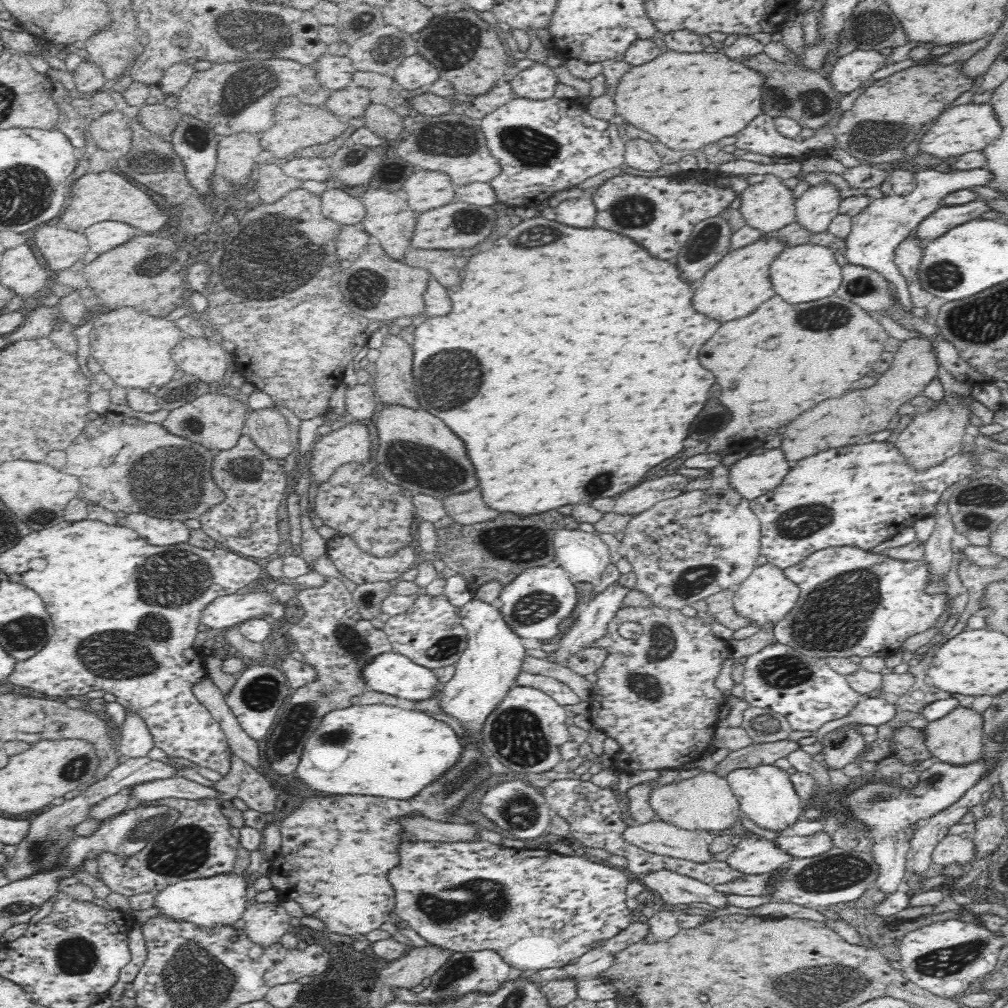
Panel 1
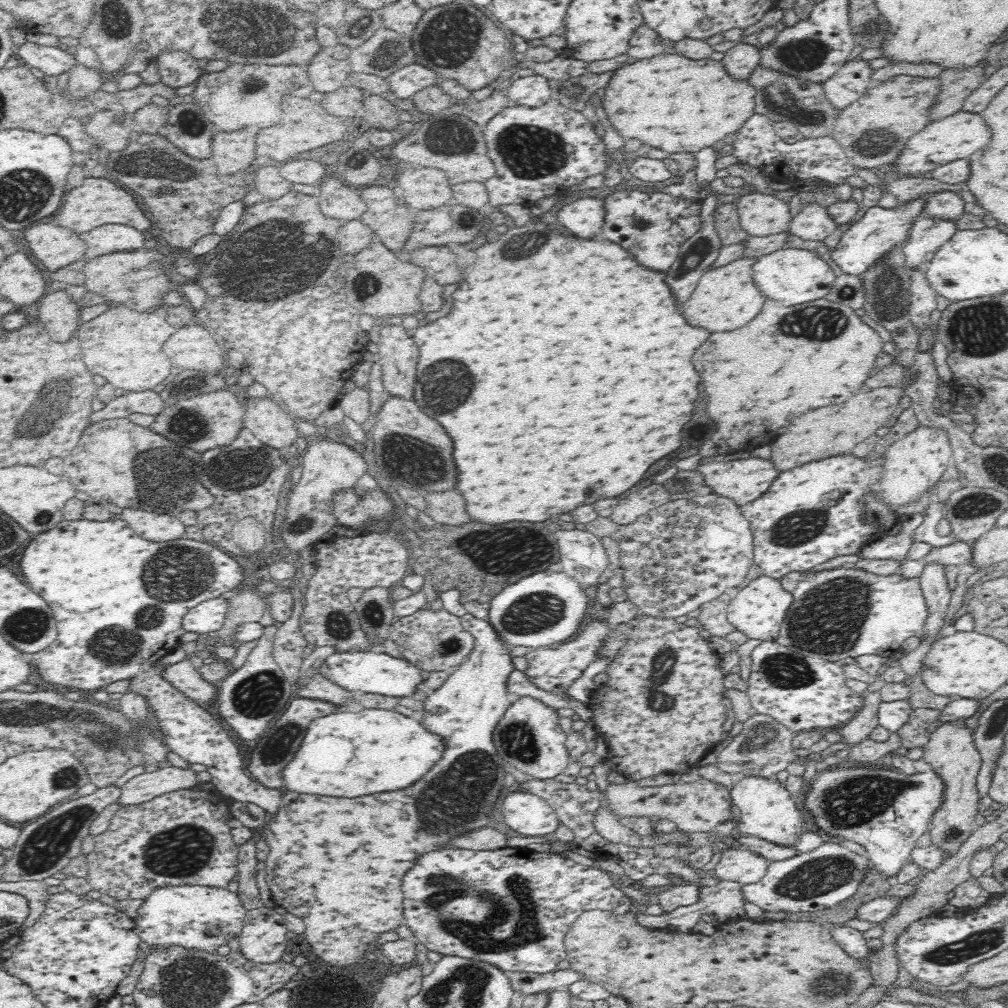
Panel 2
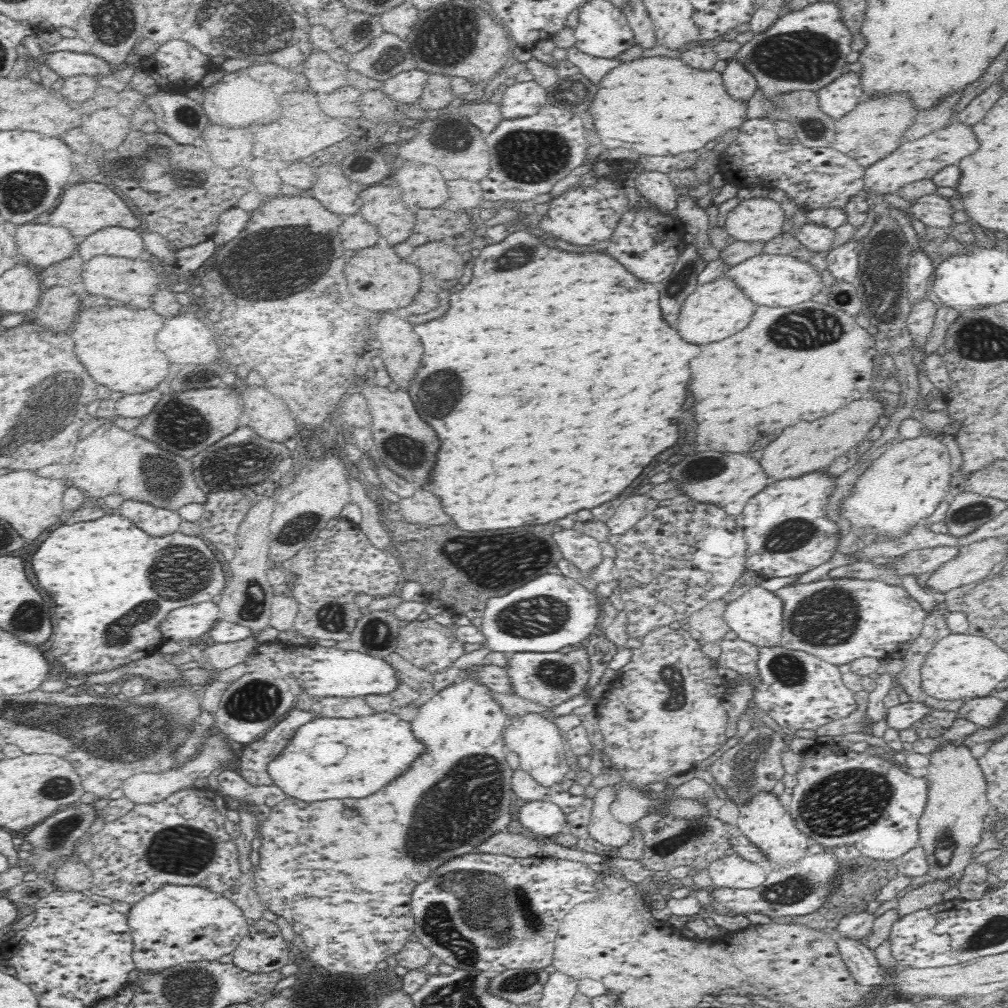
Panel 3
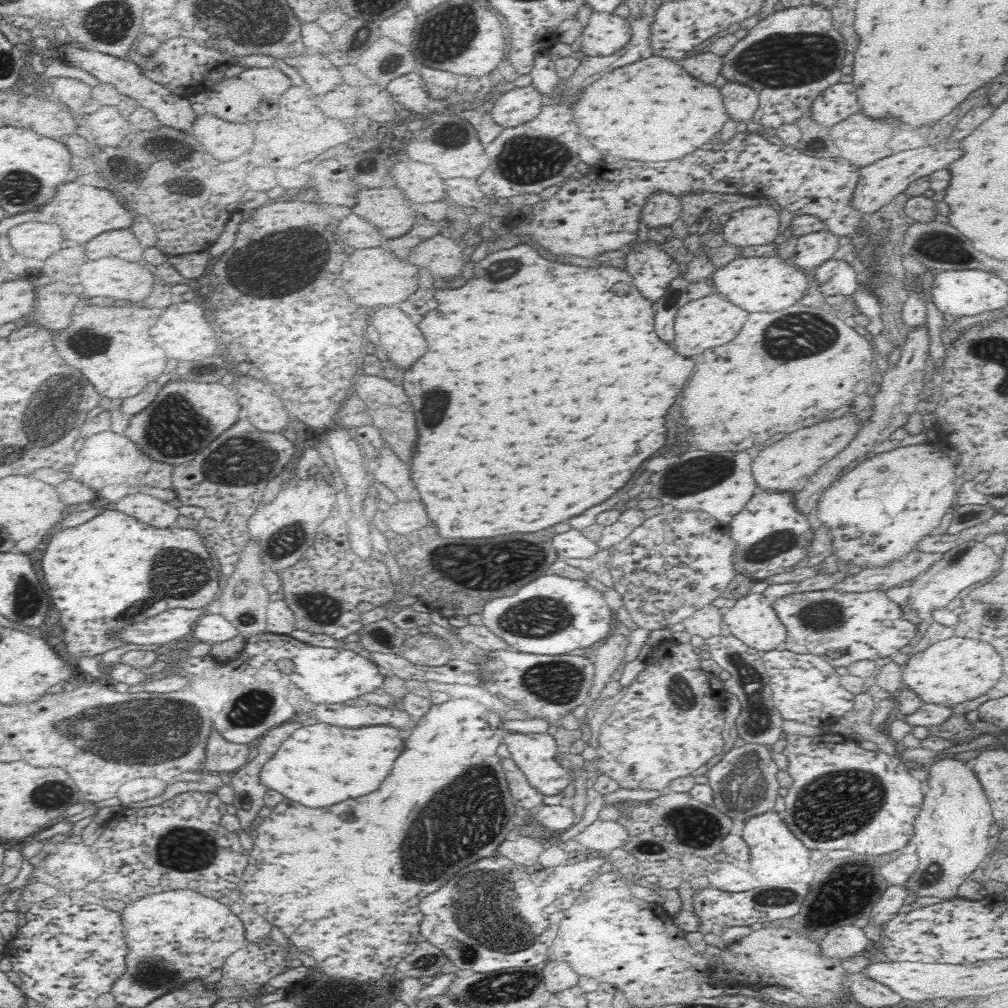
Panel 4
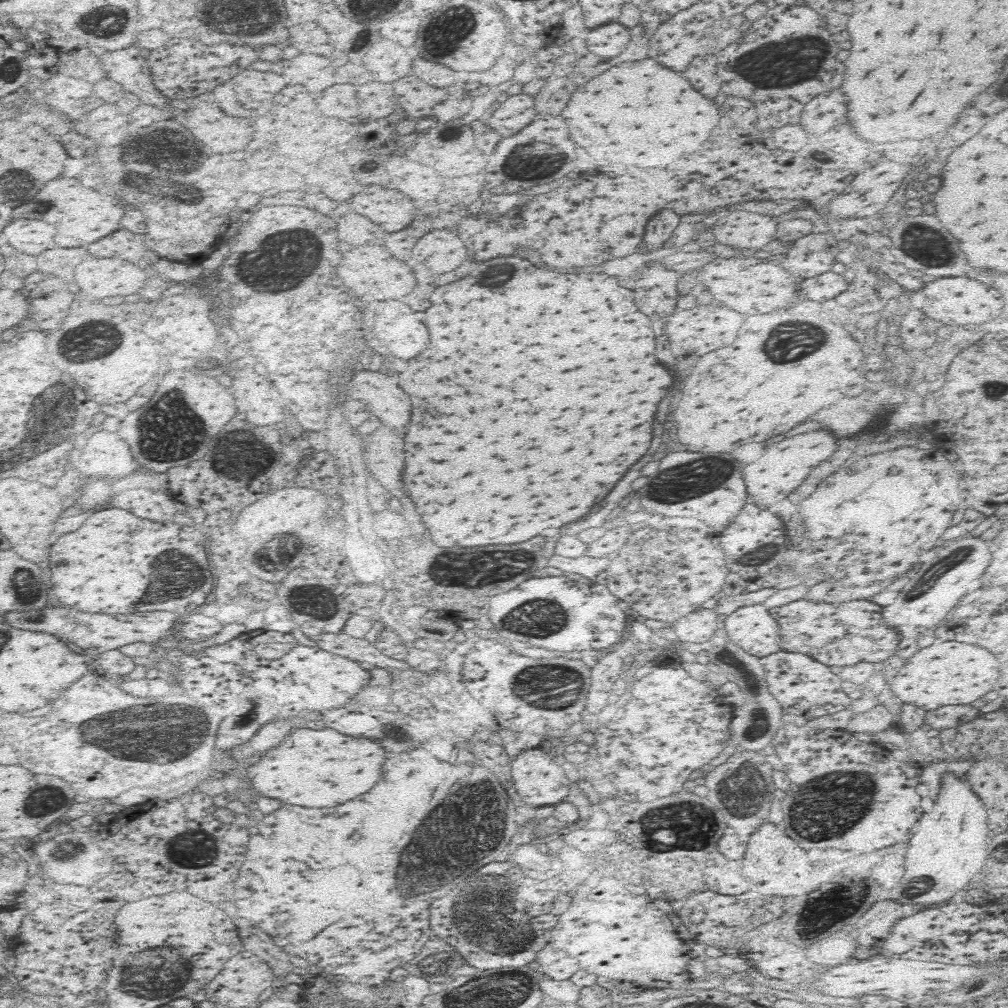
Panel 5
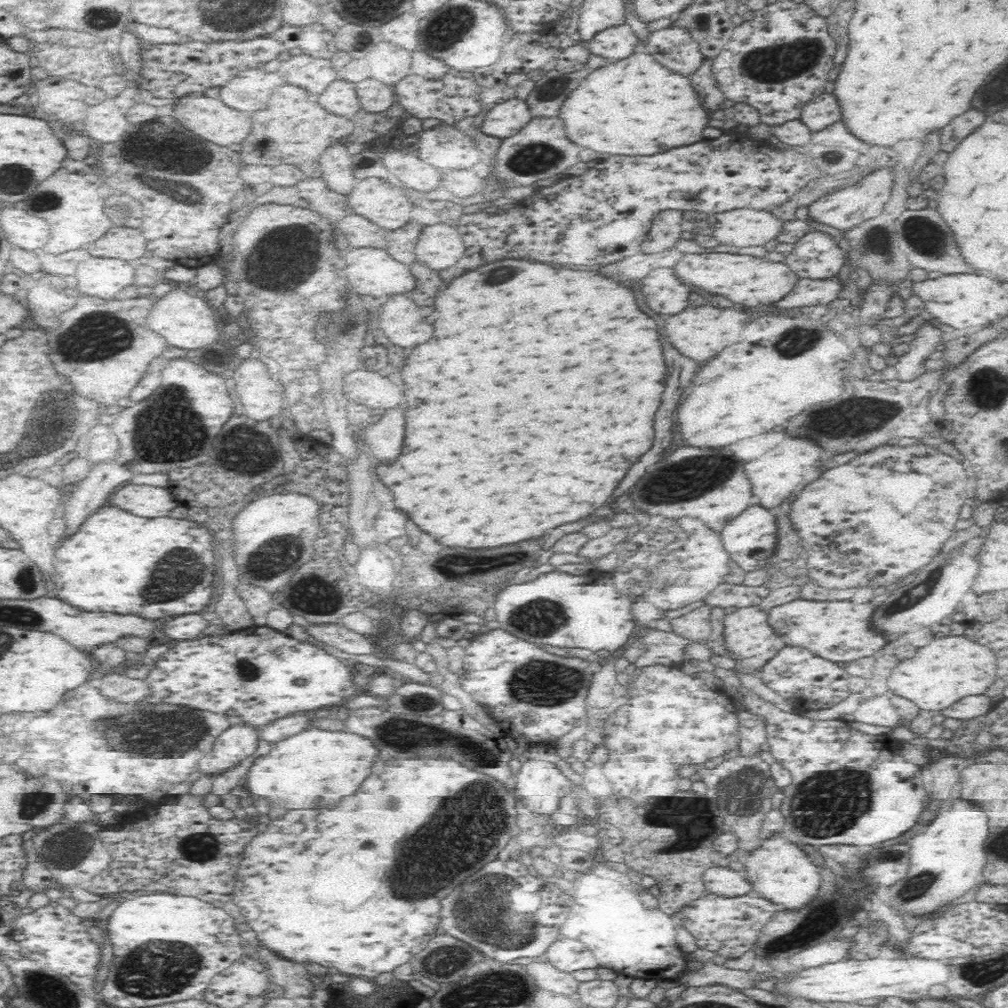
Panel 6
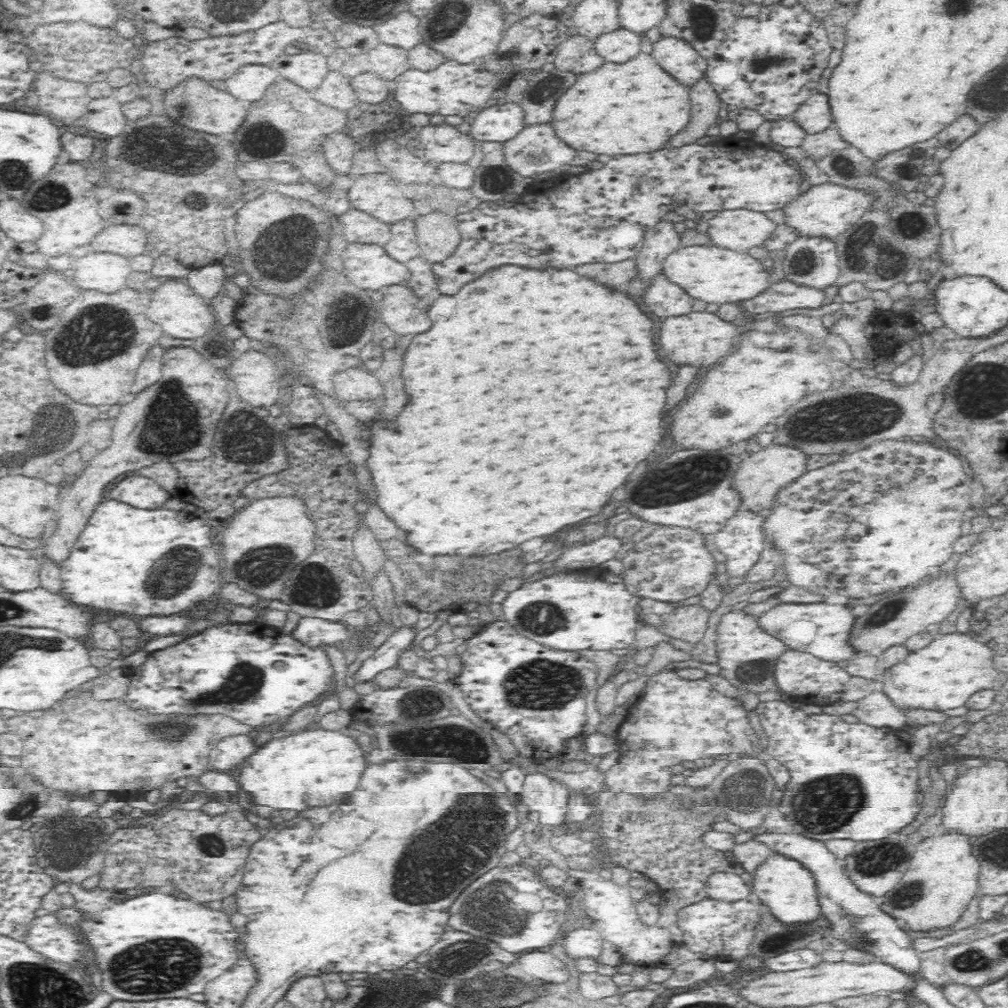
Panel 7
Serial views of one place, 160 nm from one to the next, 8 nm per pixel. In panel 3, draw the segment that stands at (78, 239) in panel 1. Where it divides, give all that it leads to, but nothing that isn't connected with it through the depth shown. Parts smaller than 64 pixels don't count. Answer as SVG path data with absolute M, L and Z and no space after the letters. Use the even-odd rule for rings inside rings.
M49 223L18 225L14 238L20 253L42 268L68 258L76 250L74 236L66 228Z

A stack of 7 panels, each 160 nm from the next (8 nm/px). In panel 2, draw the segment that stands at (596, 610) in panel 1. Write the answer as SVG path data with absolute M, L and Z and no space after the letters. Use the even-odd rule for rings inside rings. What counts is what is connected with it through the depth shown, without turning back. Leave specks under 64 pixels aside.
M594 619L590 624L581 626L581 629L574 638L562 644L558 644L558 647L554 649L533 649L524 654L523 657L526 659L528 666L522 671L524 671L524 675L526 675L530 682L537 688L552 693L566 693L566 690L568 690L577 679L582 677L586 667L594 662L596 659L596 650L598 650L598 646L600 646L600 642L602 642L604 638L608 639L611 635L613 635L613 632L608 628L606 620L598 621L598 619Z

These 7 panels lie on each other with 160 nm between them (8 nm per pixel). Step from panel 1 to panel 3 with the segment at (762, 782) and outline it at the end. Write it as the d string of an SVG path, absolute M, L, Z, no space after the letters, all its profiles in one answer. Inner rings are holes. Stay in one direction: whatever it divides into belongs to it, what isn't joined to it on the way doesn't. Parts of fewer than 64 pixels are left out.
M771 792L754 795L745 805L739 807L739 814L736 832L746 835L762 851L766 860L794 860L800 858L802 852L807 852L809 838L796 828L792 815L784 810L779 798Z

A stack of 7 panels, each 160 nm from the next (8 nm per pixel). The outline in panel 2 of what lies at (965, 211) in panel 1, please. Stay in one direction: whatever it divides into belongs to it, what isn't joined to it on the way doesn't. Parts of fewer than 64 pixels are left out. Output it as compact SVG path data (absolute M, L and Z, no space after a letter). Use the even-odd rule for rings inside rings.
M919 217L911 226L908 240L902 245L908 269L925 268L934 253L957 231L955 221Z

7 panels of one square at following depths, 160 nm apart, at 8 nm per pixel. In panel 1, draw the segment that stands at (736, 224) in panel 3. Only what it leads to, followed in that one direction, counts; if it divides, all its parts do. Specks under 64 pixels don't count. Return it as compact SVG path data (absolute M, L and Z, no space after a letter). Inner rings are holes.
M767 173L762 182L749 185L741 193L739 211L750 227L763 233L774 232L795 222L795 198L792 194L793 190L782 185L780 177Z

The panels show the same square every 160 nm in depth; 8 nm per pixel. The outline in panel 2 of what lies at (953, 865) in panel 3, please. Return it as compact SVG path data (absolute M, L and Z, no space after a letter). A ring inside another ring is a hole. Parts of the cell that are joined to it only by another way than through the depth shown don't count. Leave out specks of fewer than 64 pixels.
M958 720L939 726L923 746L922 759L930 764L930 770L934 771L944 783L942 804L936 808L936 812L930 818L928 834L931 844L944 851L946 858L954 855L976 830L974 820L979 812L983 812L986 802L977 789L975 778L980 772L982 761L981 754L974 748L974 743L972 731L964 726L962 720Z

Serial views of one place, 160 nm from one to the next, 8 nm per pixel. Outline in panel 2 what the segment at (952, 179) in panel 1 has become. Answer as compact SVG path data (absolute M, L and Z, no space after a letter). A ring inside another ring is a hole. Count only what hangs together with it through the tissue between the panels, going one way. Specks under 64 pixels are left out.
M919 198L893 210L886 210L878 205L868 209L864 217L842 235L835 250L831 251L830 258L843 273L860 276L868 266L878 262L888 250L892 250L898 244L903 245L908 240L912 222L920 217L924 202L924 198Z

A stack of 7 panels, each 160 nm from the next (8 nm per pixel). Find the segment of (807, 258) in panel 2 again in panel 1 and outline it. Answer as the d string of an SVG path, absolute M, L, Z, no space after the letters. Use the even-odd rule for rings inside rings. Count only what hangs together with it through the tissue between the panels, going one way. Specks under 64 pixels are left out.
M816 244L786 246L776 260L768 268L768 279L778 296L782 296L788 304L822 300L835 294L842 282L841 267L832 249Z

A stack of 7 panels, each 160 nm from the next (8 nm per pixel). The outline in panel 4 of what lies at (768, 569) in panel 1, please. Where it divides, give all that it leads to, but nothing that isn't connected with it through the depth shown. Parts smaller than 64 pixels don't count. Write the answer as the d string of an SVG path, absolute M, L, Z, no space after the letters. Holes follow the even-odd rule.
M750 592L741 599L724 604L722 622L727 632L740 639L750 648L762 652L762 654L782 648L786 640L786 627L774 610L773 600L765 597L762 593Z

